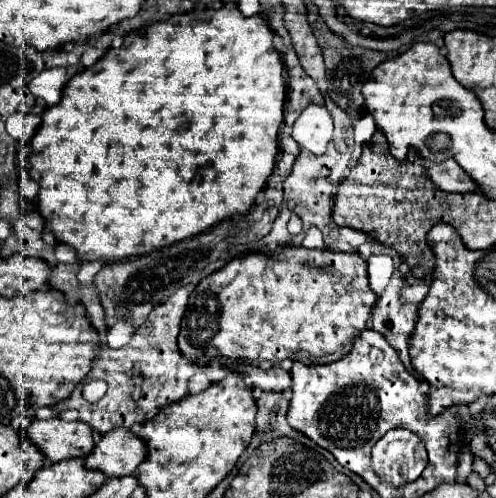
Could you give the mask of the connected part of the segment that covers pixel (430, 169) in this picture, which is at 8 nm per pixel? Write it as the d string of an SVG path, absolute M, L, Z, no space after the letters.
M447 159L441 163L427 163L427 175L443 191L453 193L479 191L479 185L469 175L465 175L465 171L455 163L455 159Z

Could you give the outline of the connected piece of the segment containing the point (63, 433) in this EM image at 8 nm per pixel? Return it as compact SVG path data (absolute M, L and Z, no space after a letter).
M59 417L33 421L25 433L51 463L63 459L85 459L93 447L93 429L83 421L63 421Z

